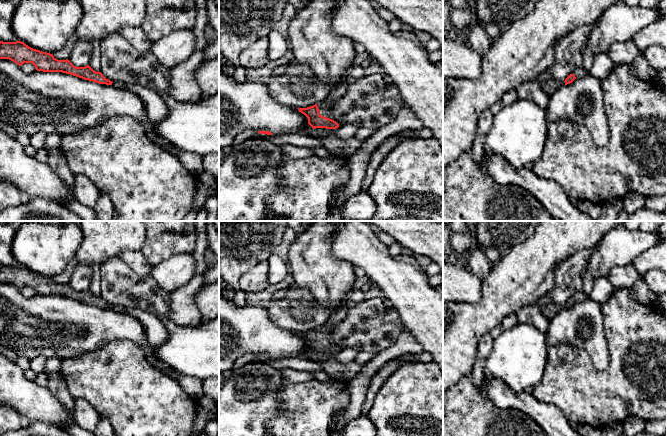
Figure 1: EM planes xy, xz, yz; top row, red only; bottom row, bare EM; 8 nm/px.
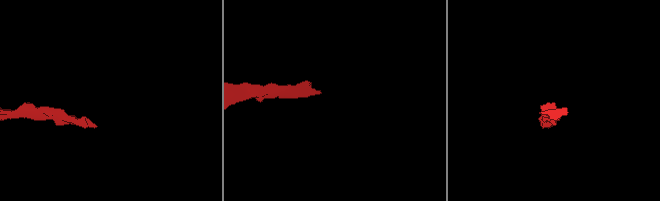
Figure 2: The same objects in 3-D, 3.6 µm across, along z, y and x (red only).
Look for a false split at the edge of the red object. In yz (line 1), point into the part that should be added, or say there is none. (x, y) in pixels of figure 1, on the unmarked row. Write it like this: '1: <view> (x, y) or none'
1: yz (550, 310)

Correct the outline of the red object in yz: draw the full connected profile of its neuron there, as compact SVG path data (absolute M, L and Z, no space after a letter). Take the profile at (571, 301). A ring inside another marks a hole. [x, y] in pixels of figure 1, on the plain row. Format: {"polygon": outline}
{"polygon": "M570 298L564 305L558 305L550 302L546 306L542 307L542 312L545 317L550 321L561 310L572 307L576 303L574 298Z"}

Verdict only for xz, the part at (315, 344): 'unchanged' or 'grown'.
grown

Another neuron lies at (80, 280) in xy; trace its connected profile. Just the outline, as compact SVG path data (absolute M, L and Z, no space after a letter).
M78 264L68 284L76 291L85 291L89 289L92 276L93 270L90 266Z

